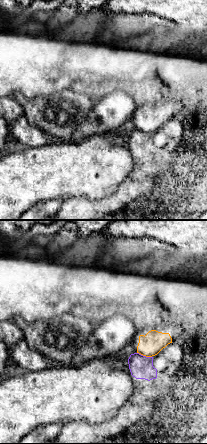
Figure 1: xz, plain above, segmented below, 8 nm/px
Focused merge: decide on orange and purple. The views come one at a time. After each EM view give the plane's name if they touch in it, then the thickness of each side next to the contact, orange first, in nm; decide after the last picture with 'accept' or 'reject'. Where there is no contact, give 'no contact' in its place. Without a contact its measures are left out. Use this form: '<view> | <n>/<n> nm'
xz | 180/190 nm

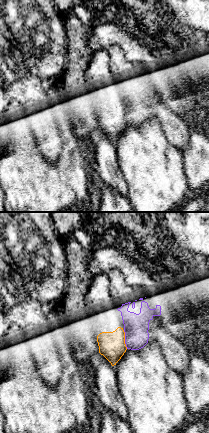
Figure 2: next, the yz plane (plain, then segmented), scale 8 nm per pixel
yz | 220/200 nm

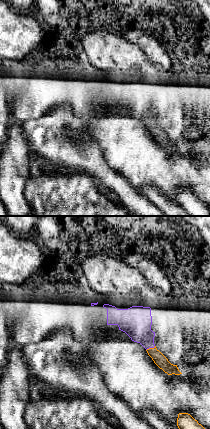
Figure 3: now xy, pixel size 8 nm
xy | 100/240 nm

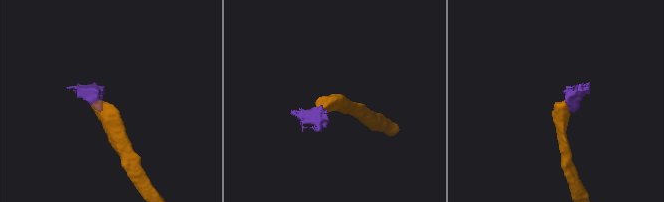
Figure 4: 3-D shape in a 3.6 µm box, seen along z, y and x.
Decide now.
reject

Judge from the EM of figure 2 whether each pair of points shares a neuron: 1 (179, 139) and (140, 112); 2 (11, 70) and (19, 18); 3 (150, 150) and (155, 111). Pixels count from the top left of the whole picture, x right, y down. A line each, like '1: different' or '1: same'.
1: same
2: different
3: different

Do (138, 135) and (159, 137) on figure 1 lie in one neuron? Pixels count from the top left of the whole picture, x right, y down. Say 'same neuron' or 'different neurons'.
same neuron

